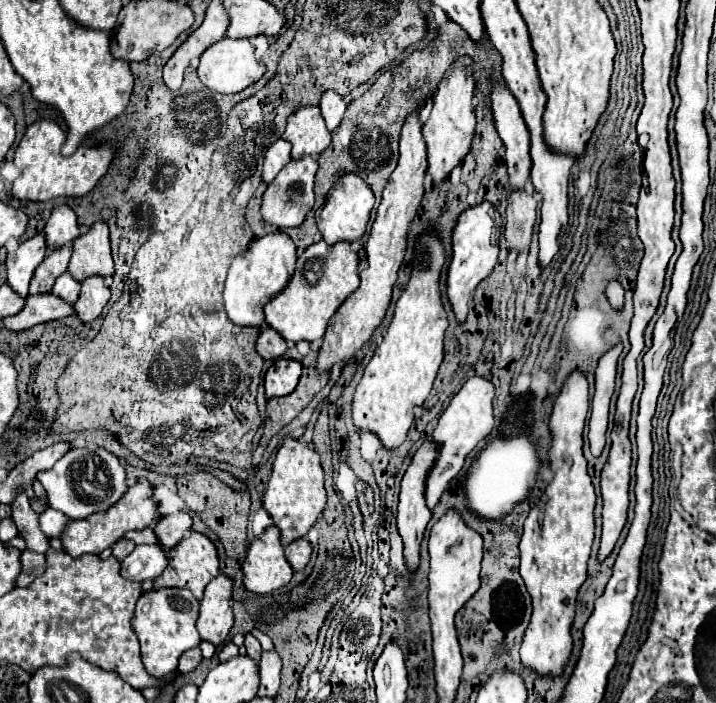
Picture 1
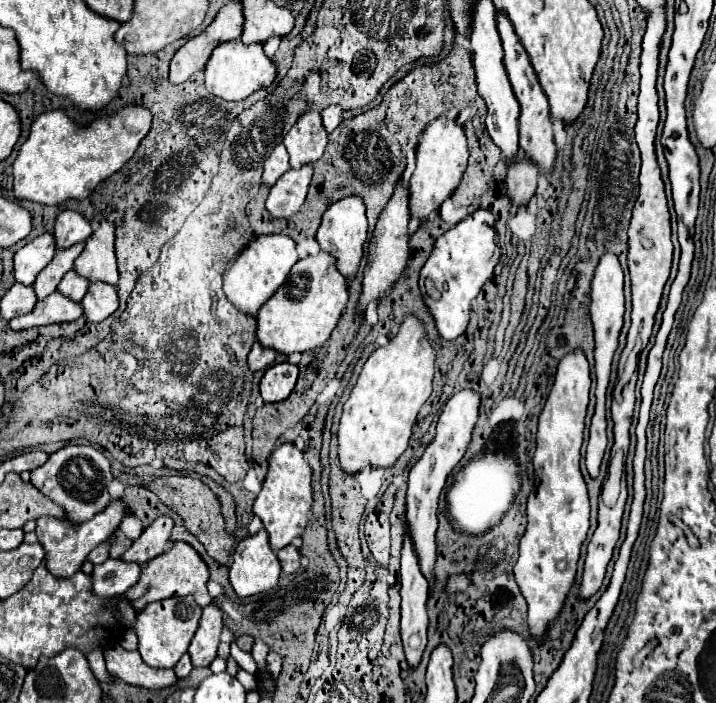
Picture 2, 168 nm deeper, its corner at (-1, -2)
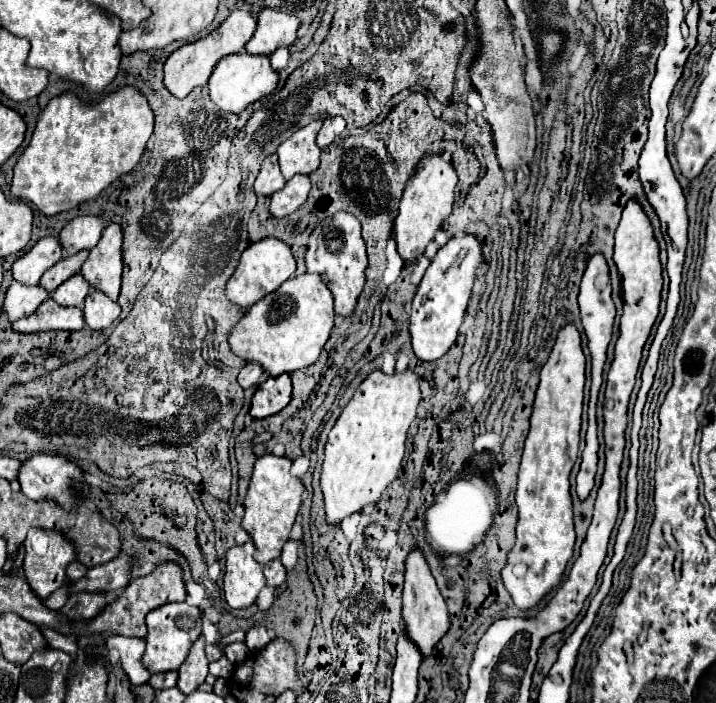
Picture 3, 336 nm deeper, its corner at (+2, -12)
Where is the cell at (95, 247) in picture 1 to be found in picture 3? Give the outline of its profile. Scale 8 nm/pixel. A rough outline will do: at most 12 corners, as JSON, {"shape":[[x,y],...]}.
{"shape":[[109,224],[81,266],[91,288],[117,300],[123,232]]}

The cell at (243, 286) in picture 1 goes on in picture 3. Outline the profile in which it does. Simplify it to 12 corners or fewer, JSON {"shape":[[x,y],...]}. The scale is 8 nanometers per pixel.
{"shape":[[267,236],[241,254],[227,296],[251,308],[295,274],[291,248]]}

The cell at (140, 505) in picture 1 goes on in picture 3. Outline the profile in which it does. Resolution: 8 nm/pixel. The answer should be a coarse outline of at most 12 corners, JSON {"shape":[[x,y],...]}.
{"shape":[[31,528],[25,578],[41,600],[75,560],[59,532]]}

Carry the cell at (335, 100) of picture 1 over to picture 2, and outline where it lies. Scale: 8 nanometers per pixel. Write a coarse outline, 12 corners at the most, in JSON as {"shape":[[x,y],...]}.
{"shape":[[336,104],[322,112],[326,132],[340,124],[342,108]]}

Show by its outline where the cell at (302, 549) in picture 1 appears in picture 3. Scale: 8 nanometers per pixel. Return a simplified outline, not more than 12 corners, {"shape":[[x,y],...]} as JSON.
{"shape":[[281,560],[265,564],[267,586],[281,586],[287,578]]}

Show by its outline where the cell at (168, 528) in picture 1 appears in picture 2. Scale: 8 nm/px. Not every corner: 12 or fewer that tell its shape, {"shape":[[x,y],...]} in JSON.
{"shape":[[158,516],[122,560],[146,564],[166,552],[174,520]]}

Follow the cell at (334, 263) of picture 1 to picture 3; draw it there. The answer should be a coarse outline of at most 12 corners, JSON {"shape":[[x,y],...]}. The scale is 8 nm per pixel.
{"shape":[[321,276],[289,278],[227,342],[275,378],[311,366],[331,336]]}

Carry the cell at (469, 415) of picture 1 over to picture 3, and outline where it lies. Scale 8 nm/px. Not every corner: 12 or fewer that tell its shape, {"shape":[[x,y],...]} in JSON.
{"shape":[[419,550],[403,588],[405,634],[423,658],[449,630],[445,600]]}

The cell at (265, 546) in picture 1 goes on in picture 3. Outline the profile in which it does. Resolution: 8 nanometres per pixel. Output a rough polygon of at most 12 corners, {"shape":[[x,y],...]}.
{"shape":[[255,546],[225,552],[223,594],[247,608],[265,586]]}

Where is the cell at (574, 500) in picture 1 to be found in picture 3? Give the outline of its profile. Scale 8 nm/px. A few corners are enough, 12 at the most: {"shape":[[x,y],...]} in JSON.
{"shape":[[575,324],[541,368],[501,570],[533,608],[573,556],[585,356]]}

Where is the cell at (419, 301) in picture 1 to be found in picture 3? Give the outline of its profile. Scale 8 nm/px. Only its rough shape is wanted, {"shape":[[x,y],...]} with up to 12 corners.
{"shape":[[375,370],[331,428],[327,524],[397,478],[419,400],[411,370]]}

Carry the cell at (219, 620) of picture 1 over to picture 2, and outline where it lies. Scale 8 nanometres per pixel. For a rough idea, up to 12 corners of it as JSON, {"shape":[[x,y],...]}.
{"shape":[[216,602],[202,612],[188,654],[192,664],[210,666],[224,630]]}

